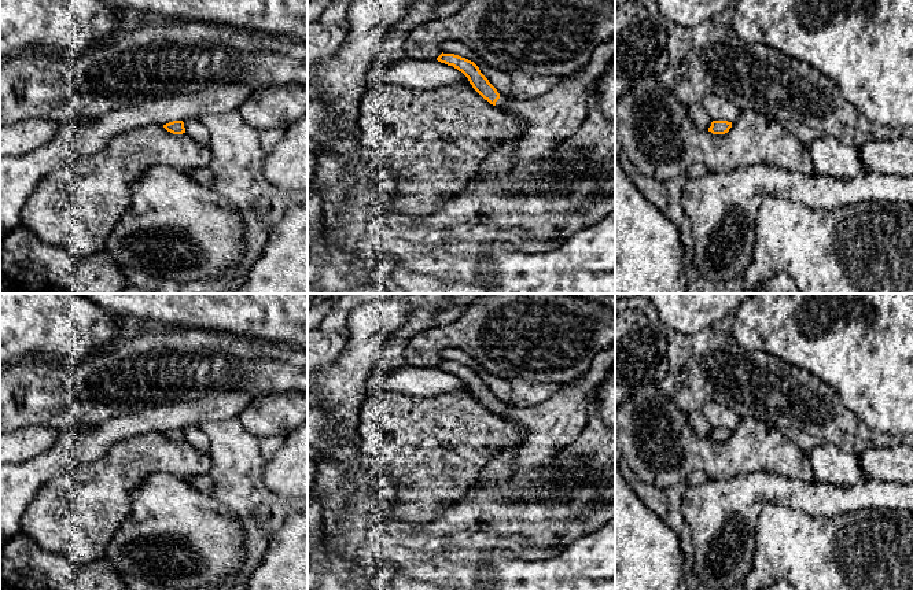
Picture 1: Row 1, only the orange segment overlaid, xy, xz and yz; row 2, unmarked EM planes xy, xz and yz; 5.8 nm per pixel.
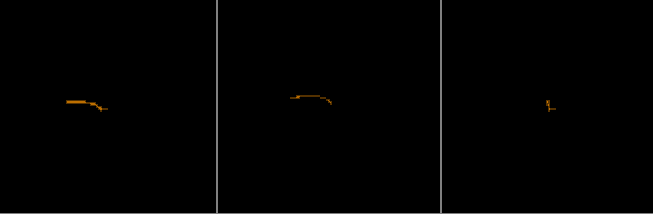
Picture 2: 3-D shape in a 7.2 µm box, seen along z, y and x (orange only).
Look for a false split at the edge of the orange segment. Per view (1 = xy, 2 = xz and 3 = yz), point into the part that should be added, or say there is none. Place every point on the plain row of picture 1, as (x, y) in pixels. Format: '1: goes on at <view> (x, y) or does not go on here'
1: does not go on here
2: goes on at xz (551, 426)
3: does not go on here

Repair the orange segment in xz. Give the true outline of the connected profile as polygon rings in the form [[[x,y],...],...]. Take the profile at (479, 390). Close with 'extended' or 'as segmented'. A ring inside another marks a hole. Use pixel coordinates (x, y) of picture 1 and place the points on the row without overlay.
[[[615,342],[593,358],[589,370],[579,380],[560,383],[549,399],[530,408],[500,402],[479,375],[465,365],[442,359],[437,368],[461,379],[472,395],[490,412],[527,428],[515,460],[515,469],[527,472],[551,462],[583,431],[596,405],[597,391],[614,365]]]; extended

